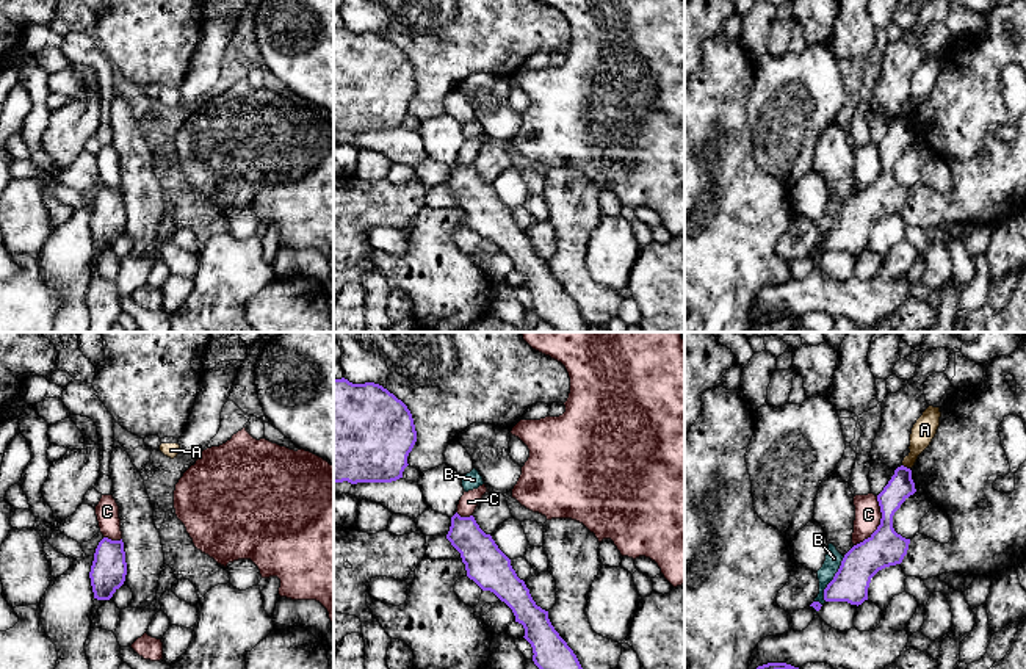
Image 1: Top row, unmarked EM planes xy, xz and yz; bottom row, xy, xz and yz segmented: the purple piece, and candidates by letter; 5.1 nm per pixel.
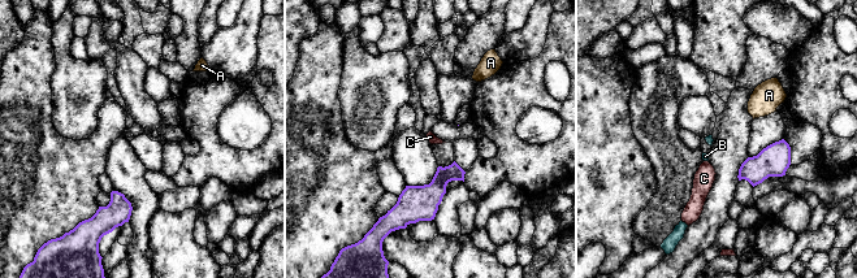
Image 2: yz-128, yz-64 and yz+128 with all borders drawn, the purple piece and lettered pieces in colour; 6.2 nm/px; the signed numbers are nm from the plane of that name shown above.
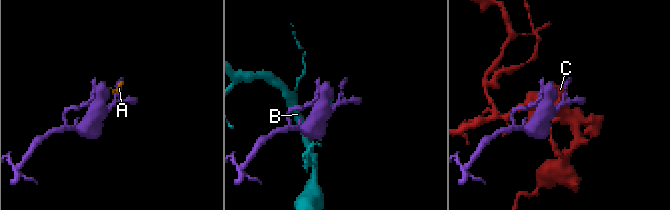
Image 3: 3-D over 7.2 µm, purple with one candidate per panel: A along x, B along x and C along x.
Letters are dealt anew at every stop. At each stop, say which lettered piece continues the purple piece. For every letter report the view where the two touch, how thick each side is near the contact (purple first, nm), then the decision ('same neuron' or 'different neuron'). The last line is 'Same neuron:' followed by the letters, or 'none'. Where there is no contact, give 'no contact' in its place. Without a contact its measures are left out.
A: yz | 140/120 nm | different neuron
B: yz | 180/90 nm | different neuron
C: yz | 190/130 nm | different neuron
Same neuron: none

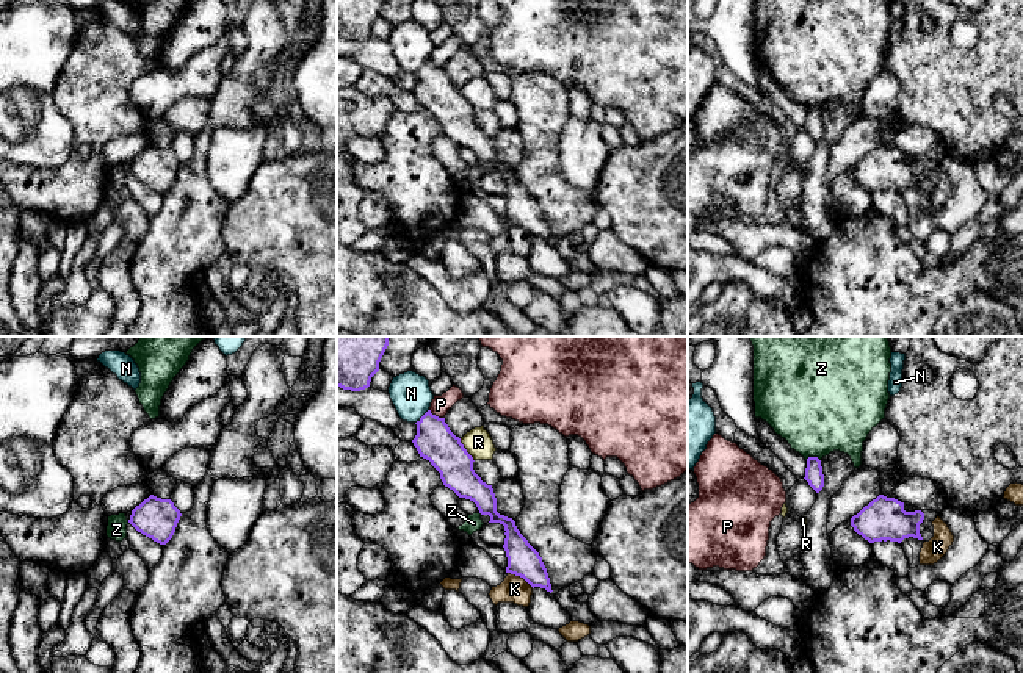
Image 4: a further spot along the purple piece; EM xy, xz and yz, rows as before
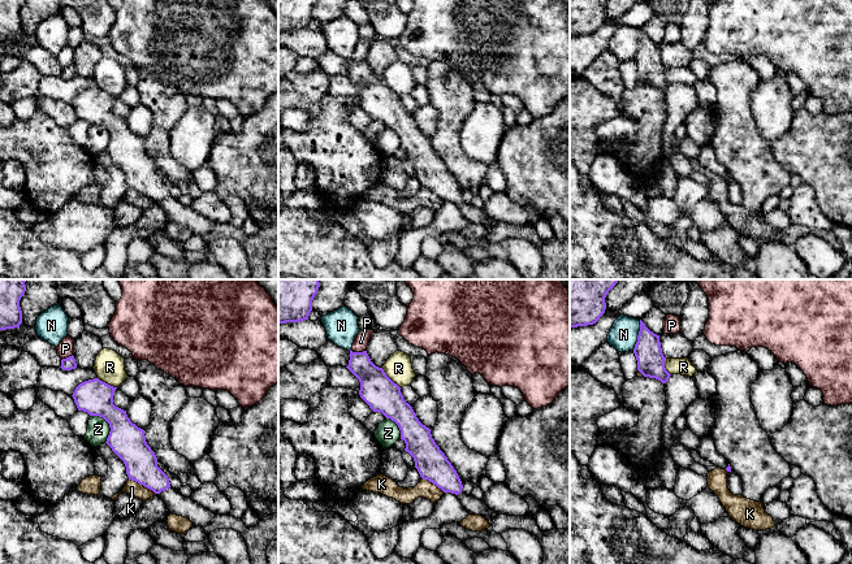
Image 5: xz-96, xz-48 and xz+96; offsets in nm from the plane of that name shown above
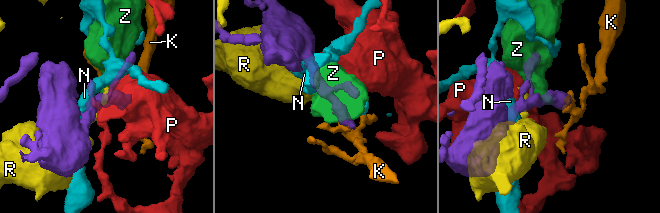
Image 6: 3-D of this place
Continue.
K: xz | 170/140 nm | different neuron
N: xz | 200/200 nm | different neuron
P: xz | 200/100 nm | different neuron
R: xz | 200/140 nm | different neuron
Z: yz | 100/460 nm | different neuron
Same neuron: none

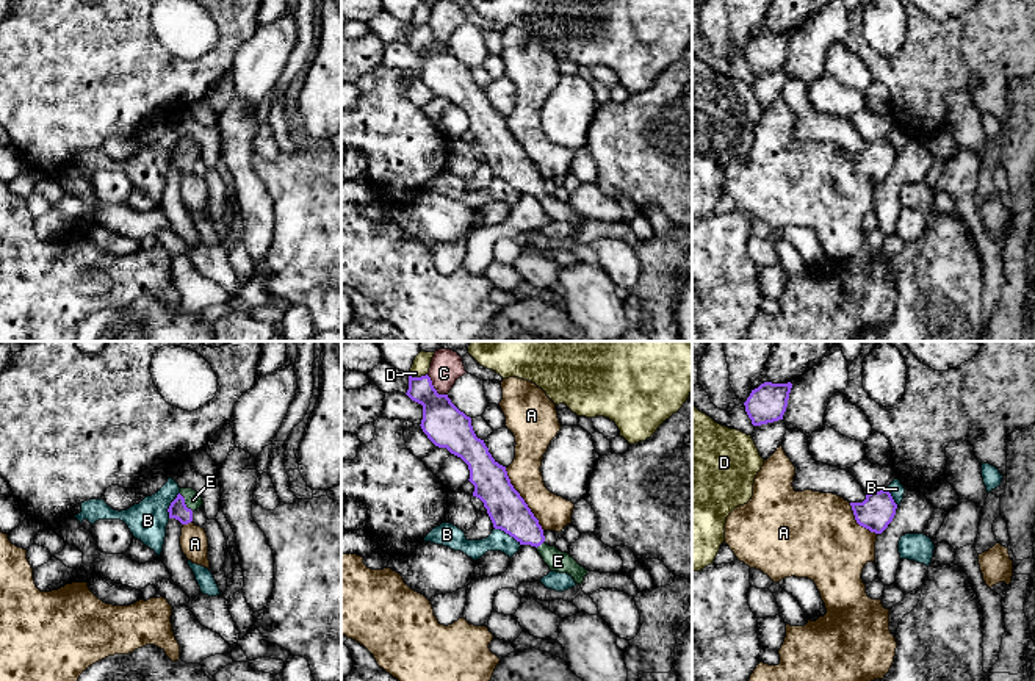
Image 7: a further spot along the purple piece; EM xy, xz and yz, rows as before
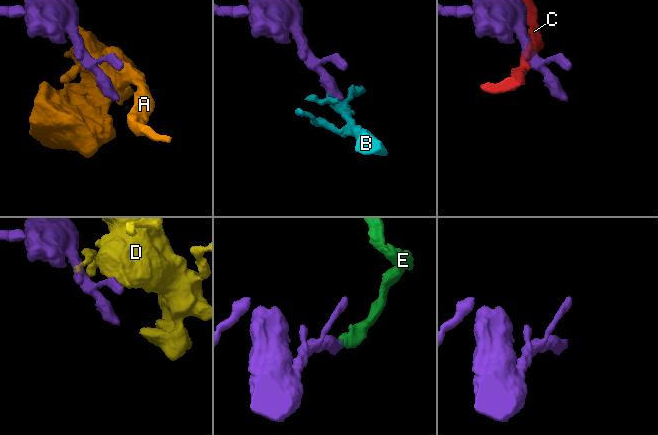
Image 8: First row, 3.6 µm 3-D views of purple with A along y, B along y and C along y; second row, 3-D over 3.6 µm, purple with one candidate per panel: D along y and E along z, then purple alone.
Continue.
A: xz | 200/180 nm | different neuron
B: xz | 200/110 nm | different neuron
C: xz | 220/170 nm | different neuron
D: xz | 190/90 nm | different neuron
E: xy | 90/90 nm | same neuron
Same neuron: E

